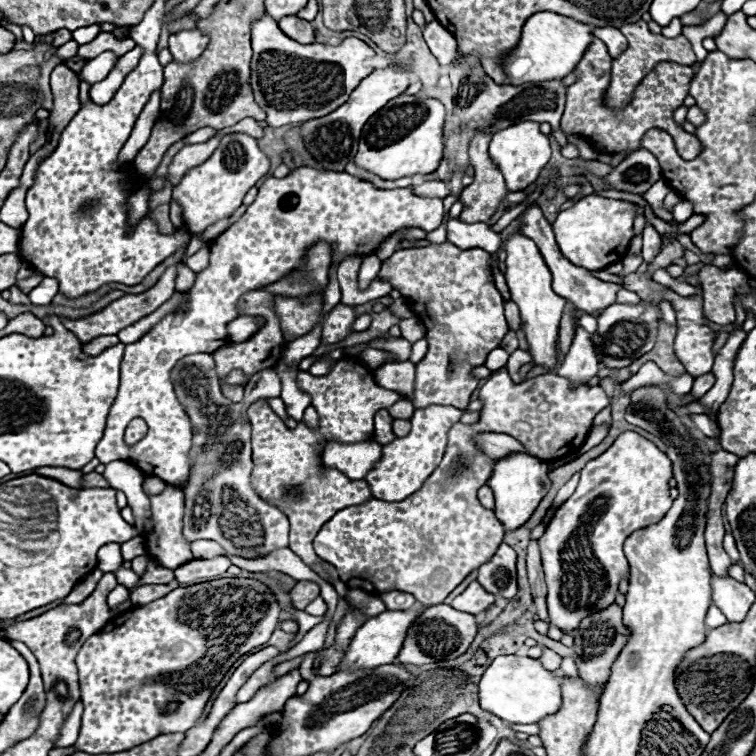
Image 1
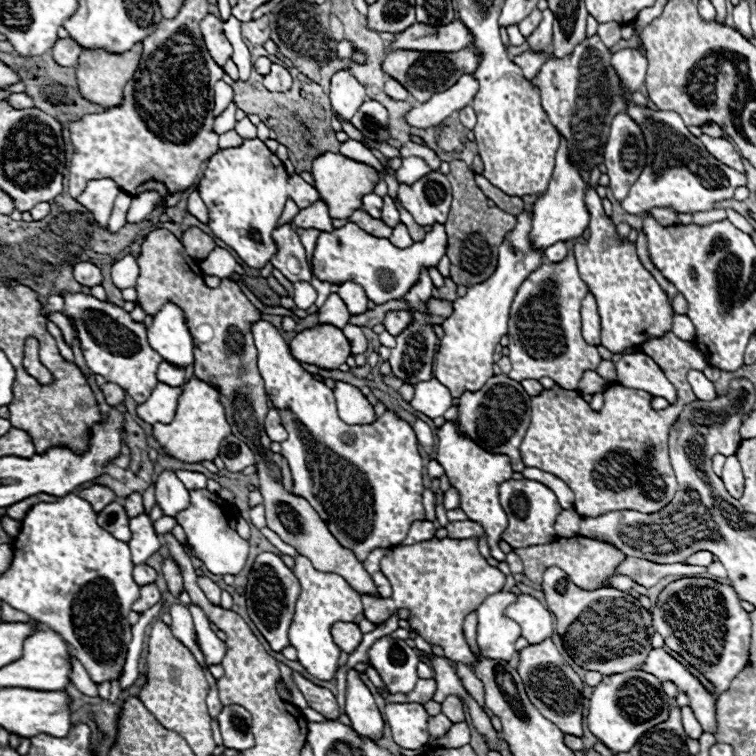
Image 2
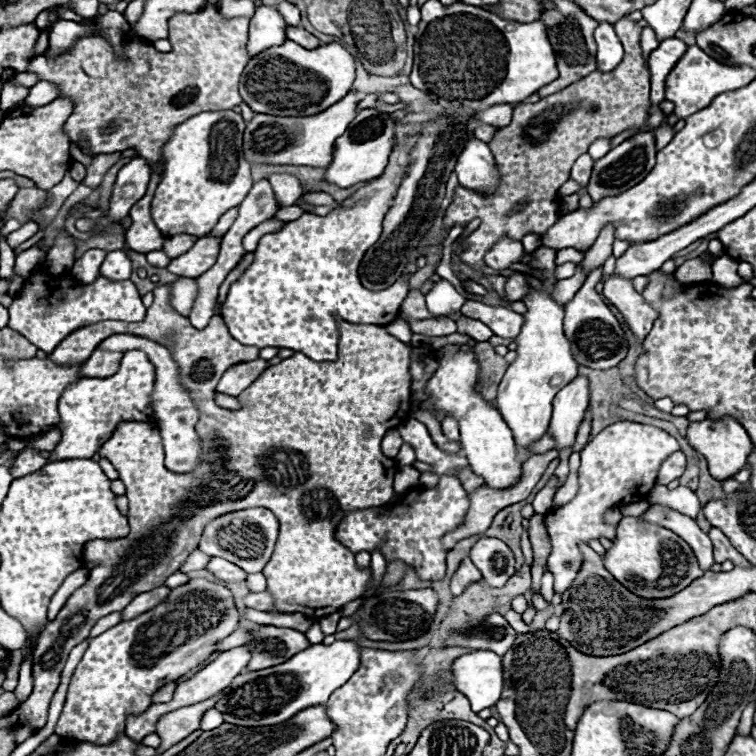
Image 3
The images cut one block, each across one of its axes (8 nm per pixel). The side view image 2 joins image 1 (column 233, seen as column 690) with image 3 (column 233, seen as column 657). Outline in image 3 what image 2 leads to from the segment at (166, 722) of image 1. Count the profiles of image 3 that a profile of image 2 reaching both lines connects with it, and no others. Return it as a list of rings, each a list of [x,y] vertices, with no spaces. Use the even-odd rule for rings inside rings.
[[[192,578],[188,584],[174,588],[160,606],[148,610],[146,614],[134,620],[124,620],[90,640],[88,650],[84,652],[80,664],[76,666],[70,678],[66,702],[54,732],[58,736],[88,740],[94,744],[110,744],[118,736],[118,732],[124,730],[124,718],[128,714],[144,712],[144,708],[152,704],[150,696],[162,684],[170,680],[180,680],[198,664],[206,662],[214,650],[214,644],[232,634],[236,628],[238,628],[238,610],[230,590],[224,588],[222,584],[204,578]]]

